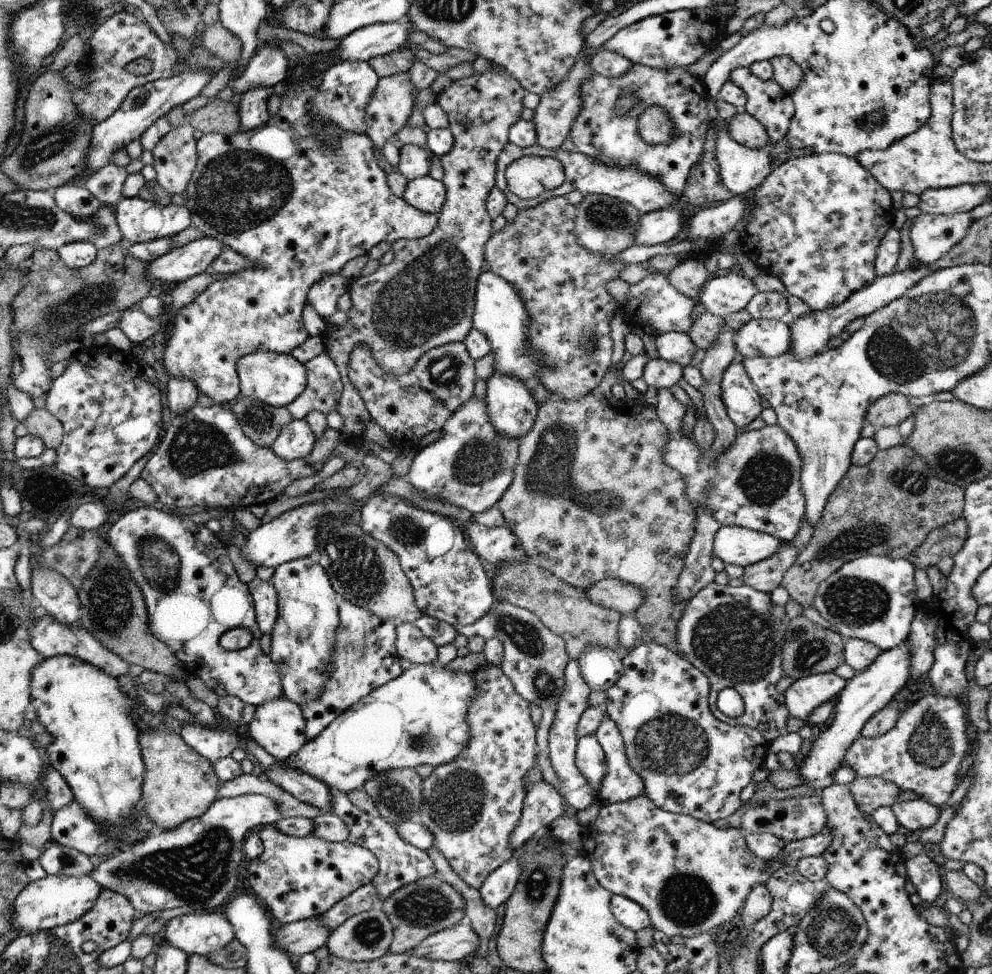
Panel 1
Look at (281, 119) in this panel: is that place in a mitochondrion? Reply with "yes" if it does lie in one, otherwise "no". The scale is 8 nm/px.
no

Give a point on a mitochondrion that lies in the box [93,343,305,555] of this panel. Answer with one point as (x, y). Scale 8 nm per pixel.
(196, 448)

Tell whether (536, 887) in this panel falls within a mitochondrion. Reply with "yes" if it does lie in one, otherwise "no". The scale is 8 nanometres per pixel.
yes

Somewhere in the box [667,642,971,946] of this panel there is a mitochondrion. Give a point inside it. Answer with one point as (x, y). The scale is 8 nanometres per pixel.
(932, 744)

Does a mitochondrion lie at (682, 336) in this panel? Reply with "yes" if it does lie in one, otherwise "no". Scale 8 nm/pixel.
no

